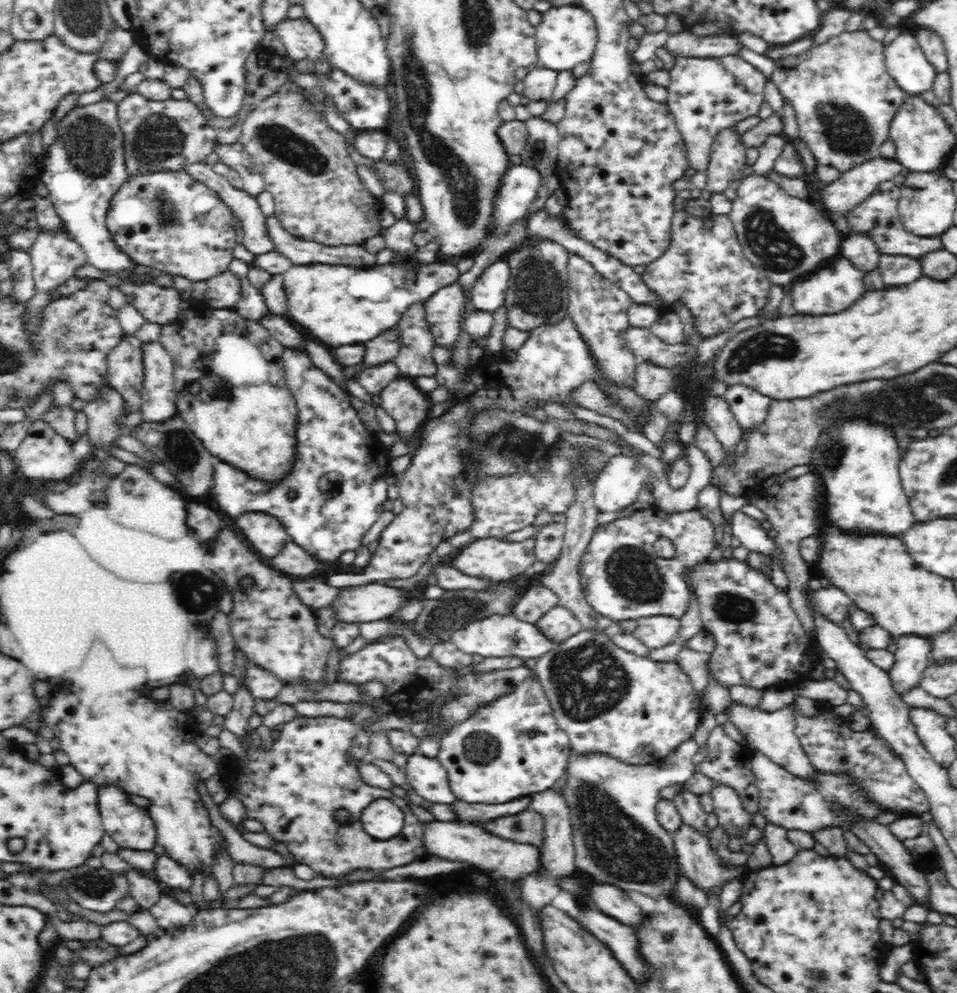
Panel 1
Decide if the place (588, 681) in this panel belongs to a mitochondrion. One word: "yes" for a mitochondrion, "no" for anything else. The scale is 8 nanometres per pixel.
yes

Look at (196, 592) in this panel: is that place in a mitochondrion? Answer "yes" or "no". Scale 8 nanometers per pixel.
yes

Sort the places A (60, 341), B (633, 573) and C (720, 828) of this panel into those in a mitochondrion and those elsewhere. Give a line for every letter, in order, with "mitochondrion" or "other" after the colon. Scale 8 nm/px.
A: mitochondrion
B: mitochondrion
C: other

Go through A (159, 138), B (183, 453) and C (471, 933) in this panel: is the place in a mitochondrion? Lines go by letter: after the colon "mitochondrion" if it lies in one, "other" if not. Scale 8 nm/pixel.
A: mitochondrion
B: mitochondrion
C: other

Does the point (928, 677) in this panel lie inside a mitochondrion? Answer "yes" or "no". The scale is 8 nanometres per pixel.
no

